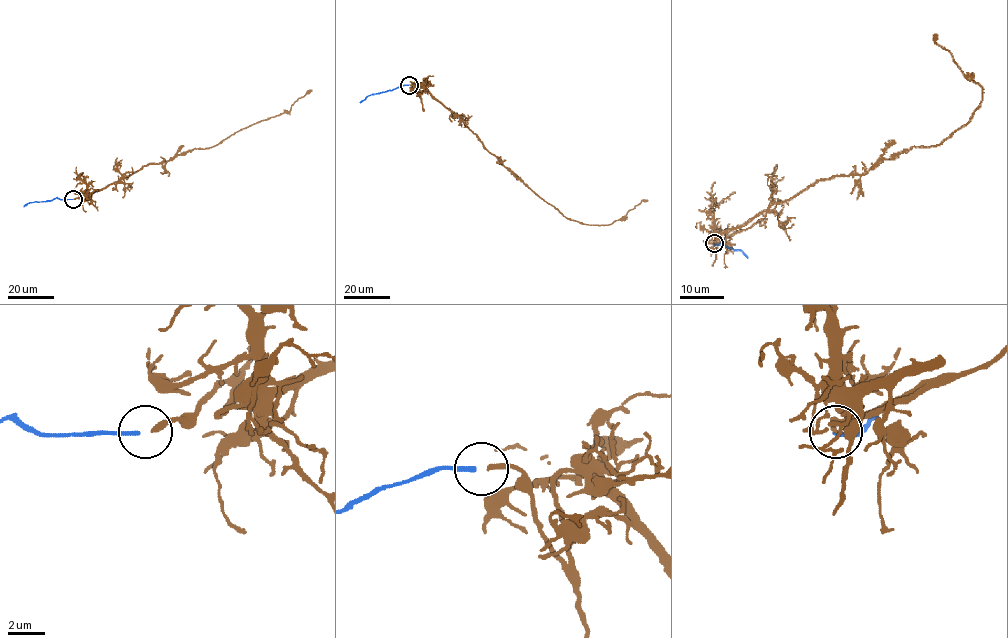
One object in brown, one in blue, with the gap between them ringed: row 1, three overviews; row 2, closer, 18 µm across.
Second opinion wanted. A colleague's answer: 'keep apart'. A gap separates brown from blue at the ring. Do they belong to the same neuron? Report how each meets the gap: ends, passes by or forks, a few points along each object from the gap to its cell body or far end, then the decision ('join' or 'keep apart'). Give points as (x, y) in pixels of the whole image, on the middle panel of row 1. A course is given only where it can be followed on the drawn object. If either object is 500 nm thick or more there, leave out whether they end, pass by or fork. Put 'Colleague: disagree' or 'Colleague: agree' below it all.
brown ends there; blue ends there; brown runs (410, 85), (416, 91), (413, 87), (424, 86), (515, 176), (568, 218), (588, 225), (610, 225), (647, 200); blue runs (409, 85), (370, 94), (360, 102); join
Colleague: disagree

